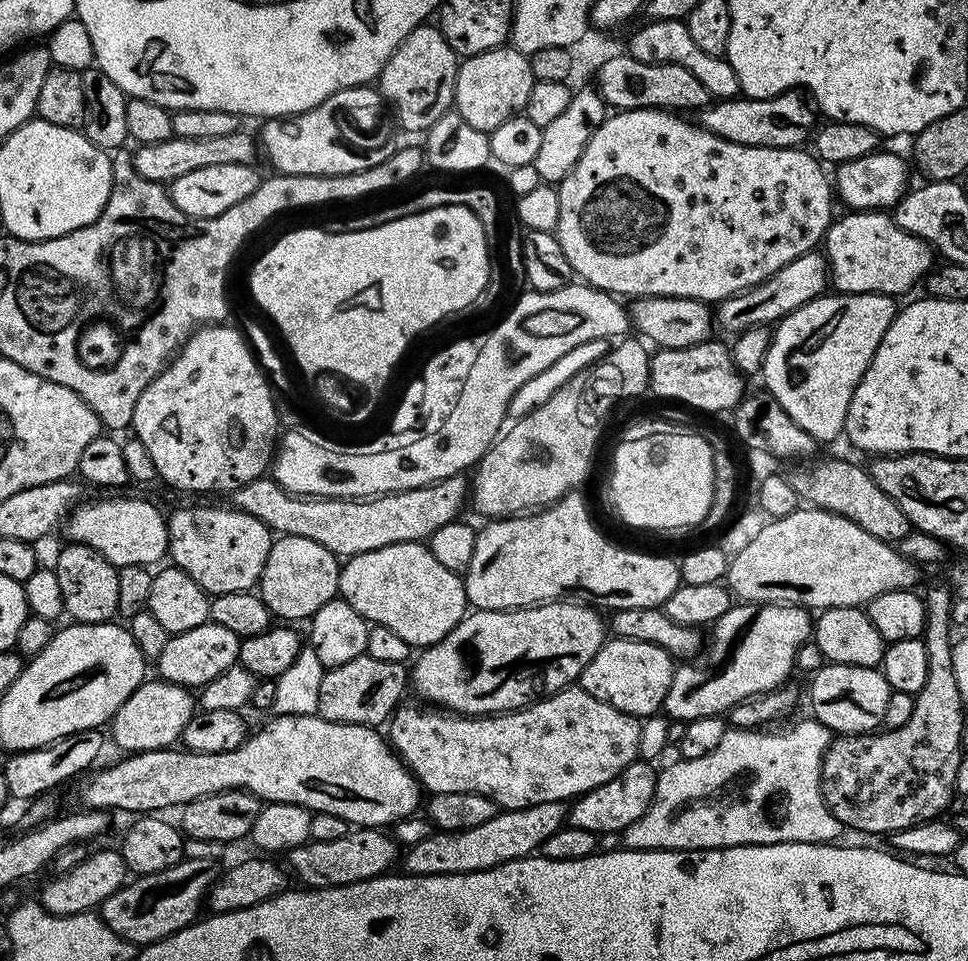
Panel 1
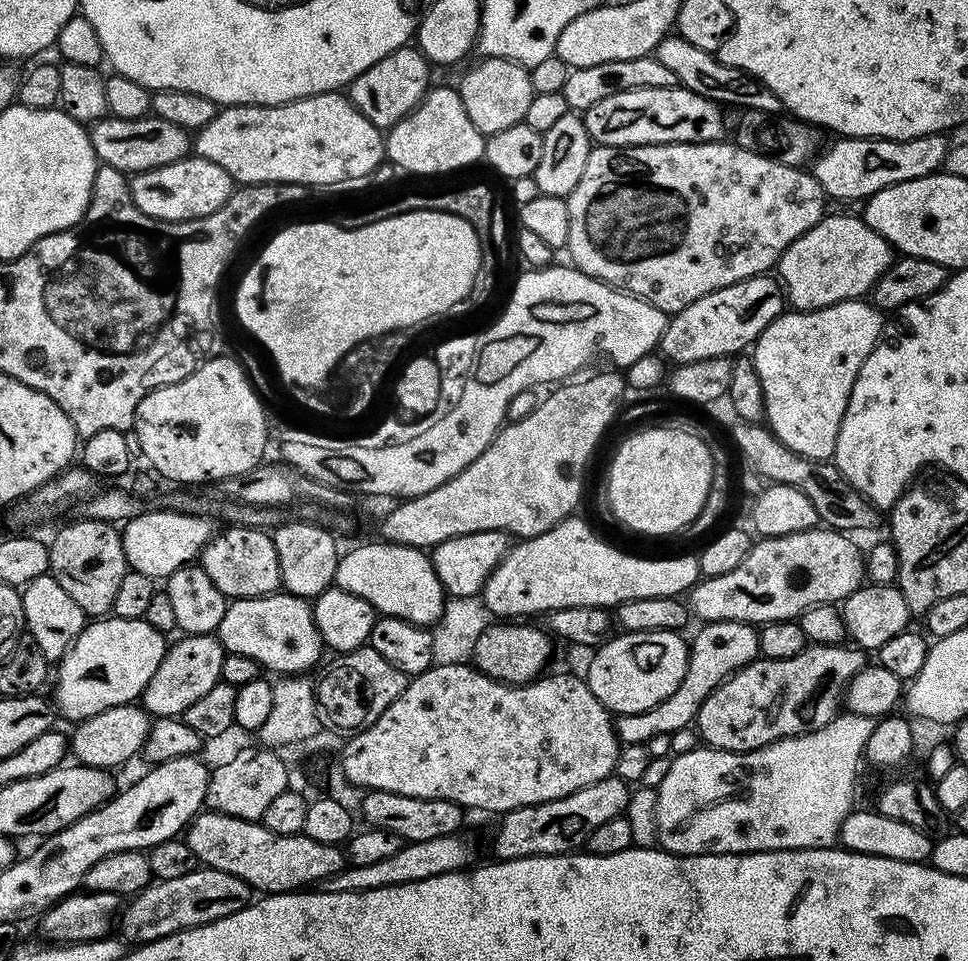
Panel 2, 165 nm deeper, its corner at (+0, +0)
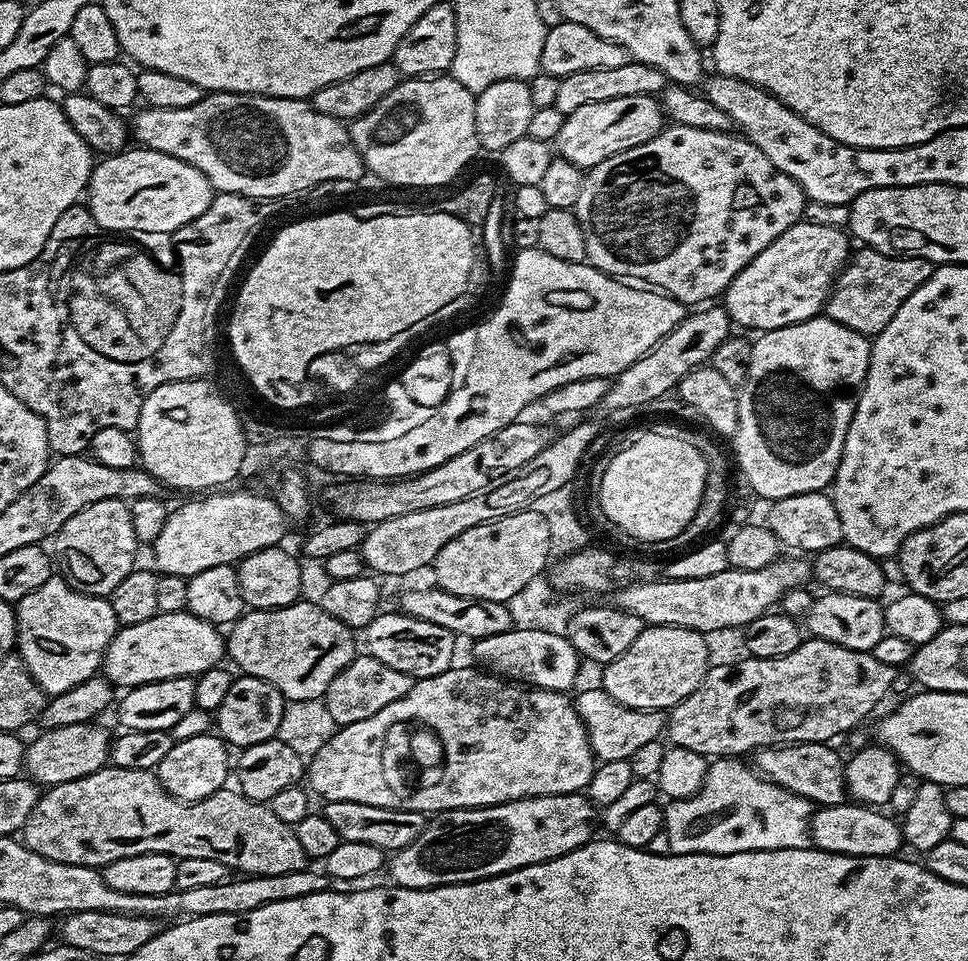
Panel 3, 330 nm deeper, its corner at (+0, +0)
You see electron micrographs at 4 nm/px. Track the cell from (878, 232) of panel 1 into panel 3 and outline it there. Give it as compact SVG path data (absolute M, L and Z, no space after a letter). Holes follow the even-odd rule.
M801 219L800 223L774 238L774 242L770 242L770 246L730 282L722 297L722 307L733 325L756 328L757 333L769 332L813 320L825 311L828 293L850 259L850 236L843 227L815 224L808 219Z

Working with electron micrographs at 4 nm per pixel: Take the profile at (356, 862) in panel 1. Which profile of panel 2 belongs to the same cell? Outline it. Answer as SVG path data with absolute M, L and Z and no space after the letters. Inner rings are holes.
M204 810L201 816L196 816L193 820L191 817L186 828L186 841L203 867L234 874L234 878L242 878L242 882L246 882L249 888L260 894L299 892L309 886L319 885L322 880L329 880L346 867L346 852L343 847L326 842L314 842L314 838L303 834L274 834L274 830L266 830L262 822L234 818L230 814L211 810Z

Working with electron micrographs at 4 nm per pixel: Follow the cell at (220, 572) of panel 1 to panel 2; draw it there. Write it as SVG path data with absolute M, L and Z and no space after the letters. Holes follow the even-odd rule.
M228 526L225 532L217 531L209 540L208 545L198 557L201 568L210 574L210 582L222 590L222 594L229 598L241 600L251 596L268 596L281 587L280 571L278 570L278 550L274 550L274 542L267 531L259 528L245 528L243 526Z

